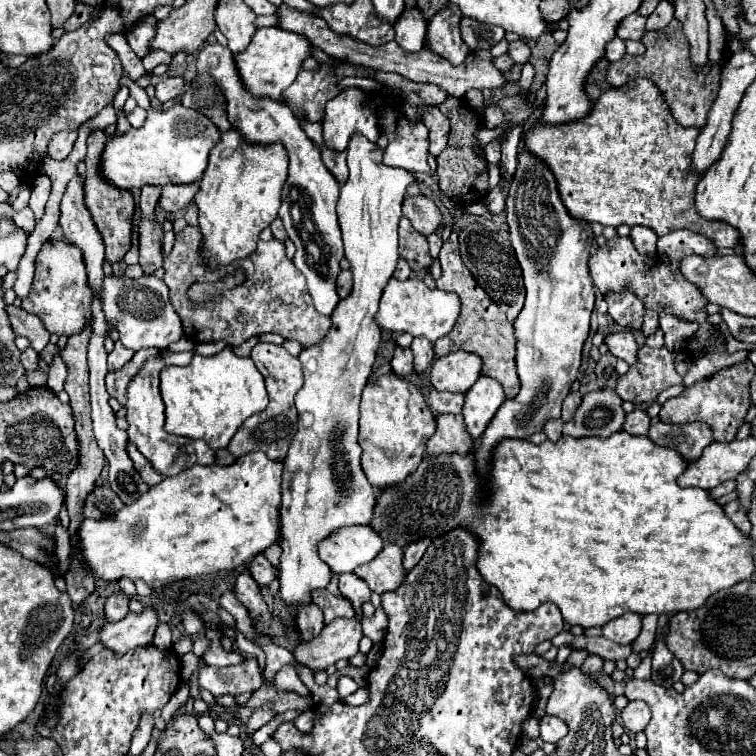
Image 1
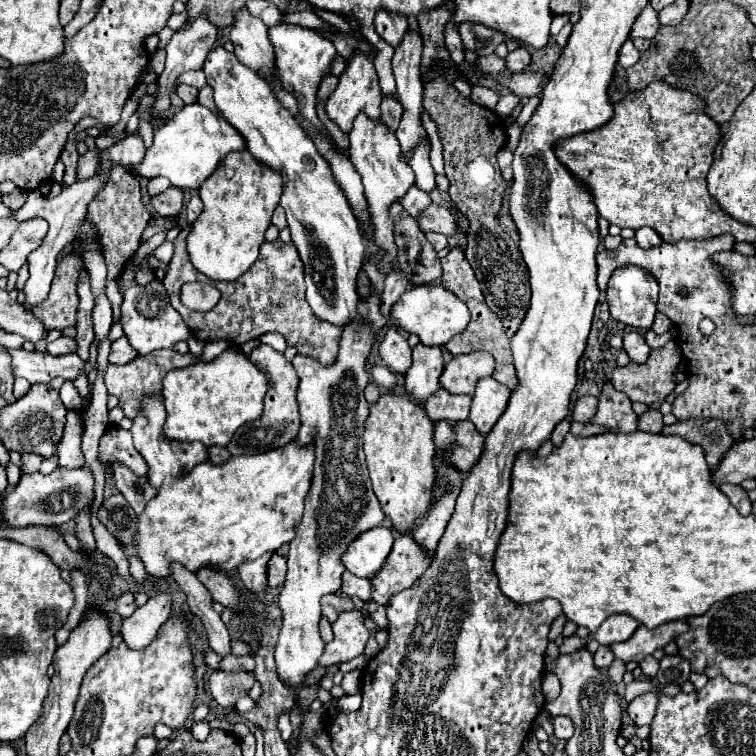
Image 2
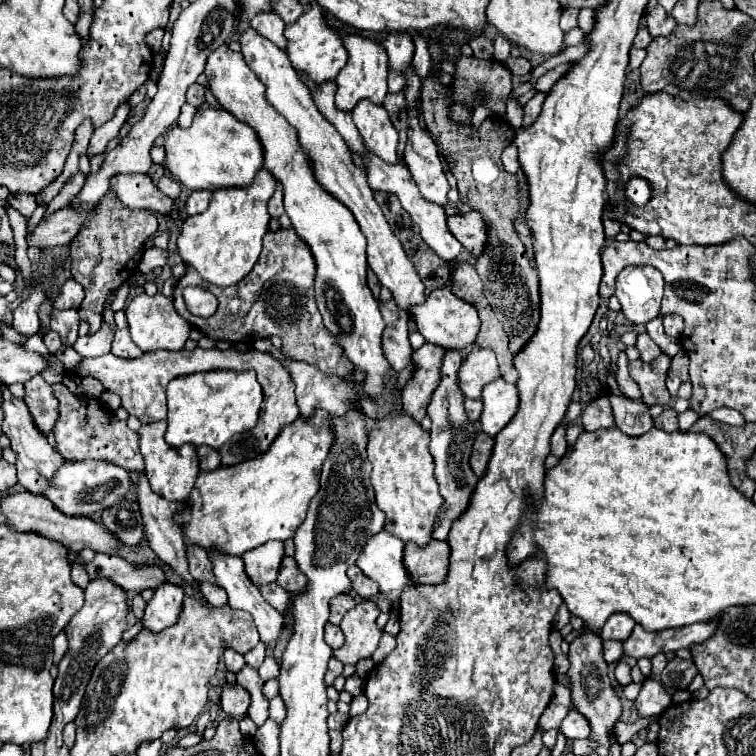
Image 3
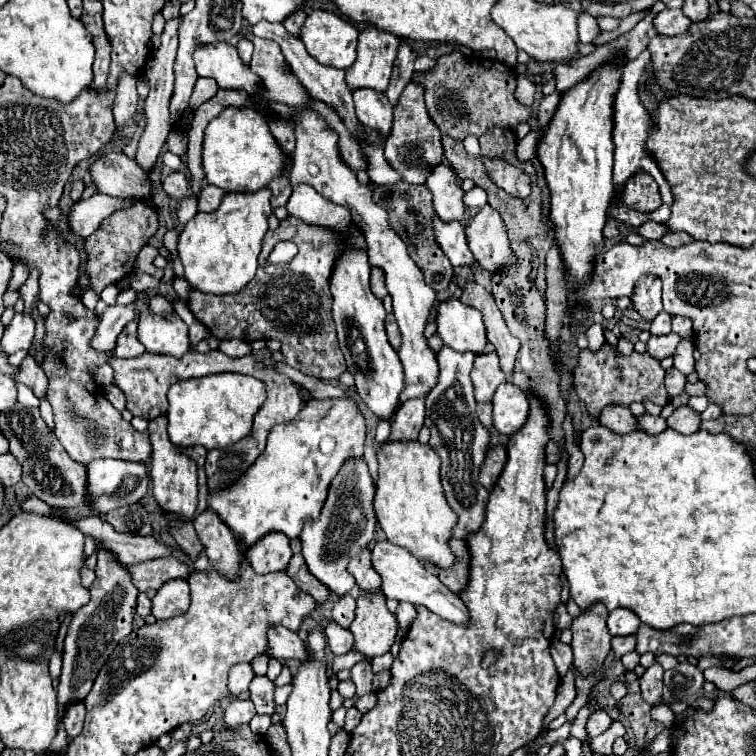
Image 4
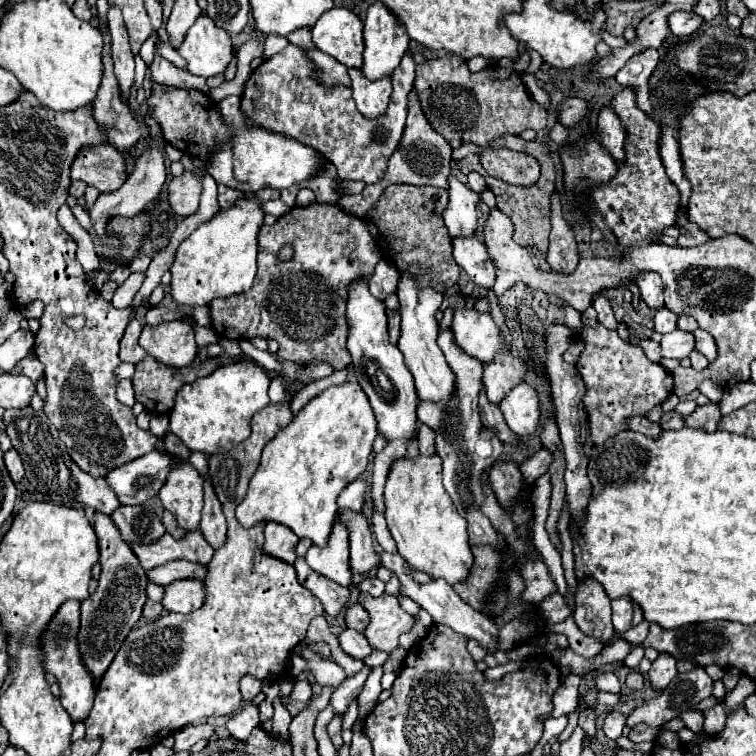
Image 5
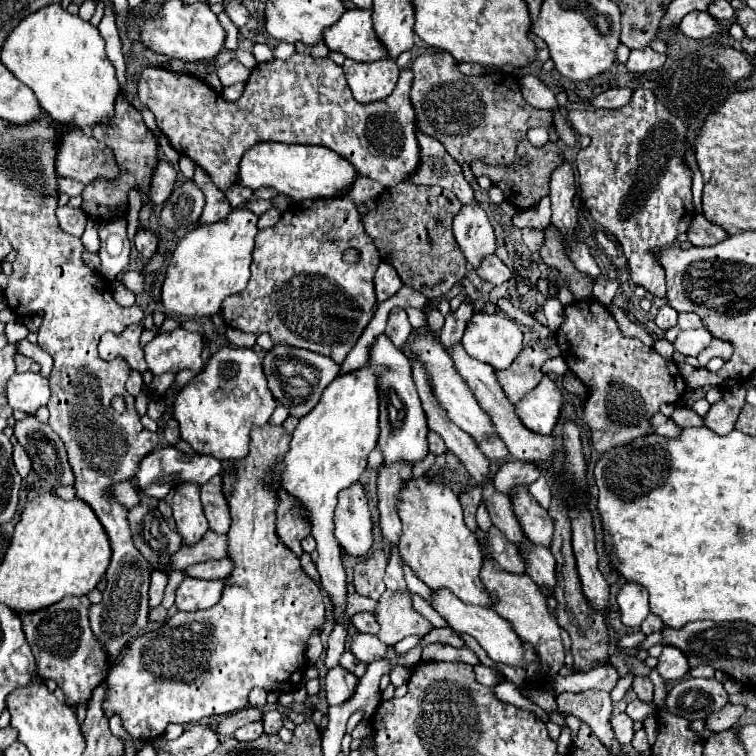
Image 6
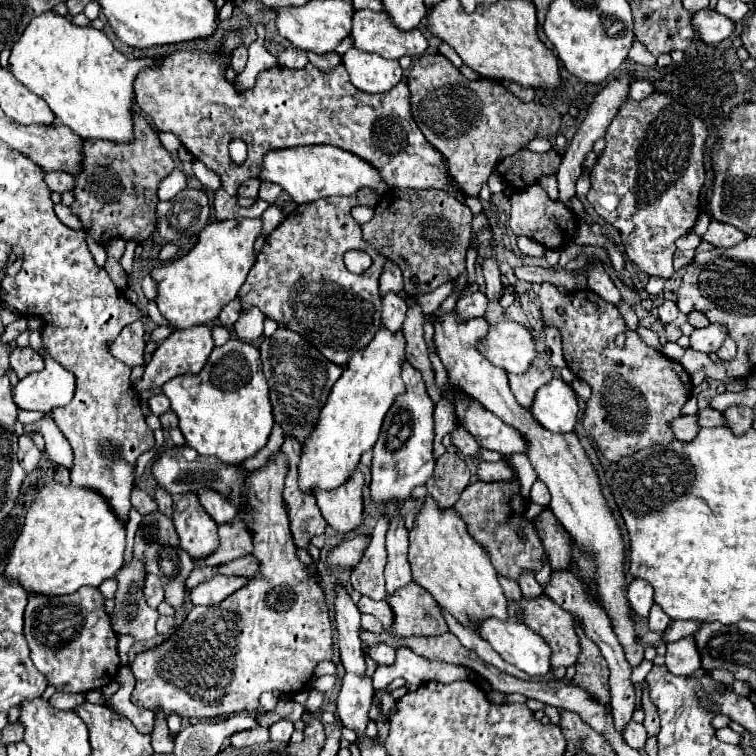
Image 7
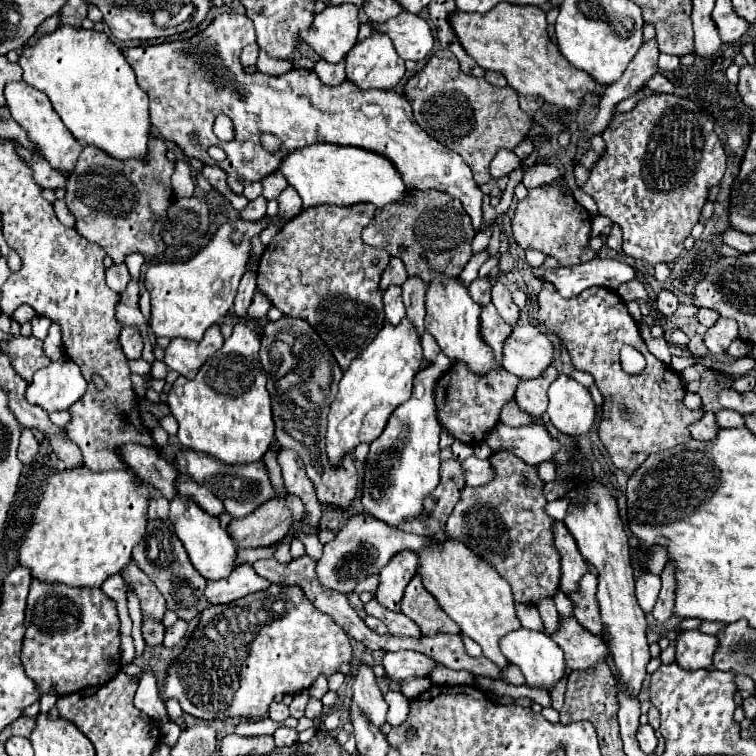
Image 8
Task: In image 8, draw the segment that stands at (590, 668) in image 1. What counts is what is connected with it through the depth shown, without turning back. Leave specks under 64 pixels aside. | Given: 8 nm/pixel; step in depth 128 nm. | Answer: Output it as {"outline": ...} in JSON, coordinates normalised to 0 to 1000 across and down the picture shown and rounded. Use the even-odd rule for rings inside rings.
{"outline":[[[889,743],[881,746],[878,757],[873,759],[876,765],[876,780],[873,780],[873,788],[870,788],[870,796],[862,807],[862,815],[870,820],[870,823],[881,823],[889,810],[892,810],[892,780],[894,780],[894,772],[892,772],[892,757],[894,757],[894,749]]]}

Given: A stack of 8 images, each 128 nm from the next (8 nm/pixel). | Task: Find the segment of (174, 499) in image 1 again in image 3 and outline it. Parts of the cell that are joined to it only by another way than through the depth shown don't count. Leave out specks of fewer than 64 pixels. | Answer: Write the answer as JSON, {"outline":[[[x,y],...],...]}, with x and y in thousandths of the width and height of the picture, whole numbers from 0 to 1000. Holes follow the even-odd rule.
{"outline":[[[415,542],[410,556],[397,550],[386,561],[378,561],[365,582],[357,587],[354,598],[339,603],[336,608],[320,611],[304,619],[286,619],[280,624],[265,624],[257,640],[257,651],[251,651],[254,675],[243,680],[233,680],[230,688],[243,693],[243,717],[262,720],[270,728],[291,728],[310,735],[320,735],[328,728],[347,722],[354,714],[381,714],[389,709],[392,698],[405,685],[405,675],[410,661],[423,648],[423,624],[426,614],[437,601],[437,593],[444,585],[442,574],[442,550],[431,542]]]}

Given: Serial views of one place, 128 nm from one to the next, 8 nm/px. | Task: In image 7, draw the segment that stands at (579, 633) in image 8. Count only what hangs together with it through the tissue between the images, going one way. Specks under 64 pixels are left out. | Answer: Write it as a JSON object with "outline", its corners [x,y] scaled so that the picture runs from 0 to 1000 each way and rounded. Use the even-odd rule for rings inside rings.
{"outline":[[[725,788],[717,794],[690,794],[693,825],[725,847],[733,868],[730,881],[762,881],[767,865],[767,847],[759,831],[759,817],[733,799]]]}

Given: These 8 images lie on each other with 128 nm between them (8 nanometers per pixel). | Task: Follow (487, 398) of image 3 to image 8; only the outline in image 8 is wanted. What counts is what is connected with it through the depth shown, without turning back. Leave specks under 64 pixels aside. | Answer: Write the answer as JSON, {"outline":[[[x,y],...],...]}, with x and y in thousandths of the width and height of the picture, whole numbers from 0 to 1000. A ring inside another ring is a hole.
{"outline":[[[741,495],[725,516],[725,553],[746,574],[765,579],[780,571],[788,558],[788,534],[775,511],[759,500]]]}

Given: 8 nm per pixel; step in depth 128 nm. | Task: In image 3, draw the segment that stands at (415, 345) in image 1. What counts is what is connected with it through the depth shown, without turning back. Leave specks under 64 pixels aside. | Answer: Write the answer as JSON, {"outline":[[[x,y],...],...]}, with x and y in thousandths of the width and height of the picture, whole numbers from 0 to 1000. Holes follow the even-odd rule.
{"outline":[[[561,455],[548,463],[545,476],[550,479],[550,497],[532,519],[532,548],[556,558],[563,550],[563,534],[569,534],[569,524],[574,511],[582,503],[582,479],[587,471],[587,460],[577,455]]]}

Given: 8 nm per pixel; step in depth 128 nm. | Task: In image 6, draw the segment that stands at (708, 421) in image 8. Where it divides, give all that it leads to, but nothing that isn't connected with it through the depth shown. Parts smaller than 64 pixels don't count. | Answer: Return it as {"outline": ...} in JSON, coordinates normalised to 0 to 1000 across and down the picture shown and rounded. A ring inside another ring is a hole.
{"outline":[[[870,548],[870,550],[865,550],[862,561],[865,561],[865,569],[868,569],[870,574],[881,577],[881,579],[894,579],[894,577],[899,577],[899,574],[902,574],[902,563],[892,561],[892,556],[881,553],[878,548]]]}

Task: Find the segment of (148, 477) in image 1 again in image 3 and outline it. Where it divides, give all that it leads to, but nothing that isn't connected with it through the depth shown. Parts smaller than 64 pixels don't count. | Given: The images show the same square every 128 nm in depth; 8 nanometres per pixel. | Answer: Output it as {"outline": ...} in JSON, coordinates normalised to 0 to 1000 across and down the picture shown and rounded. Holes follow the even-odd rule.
{"outline":[[[69,508],[71,524],[79,532],[79,550],[71,561],[74,574],[74,595],[87,608],[143,608],[153,611],[156,616],[167,616],[172,624],[188,624],[190,622],[190,603],[183,593],[183,571],[172,569],[167,558],[159,558],[151,545],[140,542],[127,526],[108,526],[93,519],[90,511]]]}

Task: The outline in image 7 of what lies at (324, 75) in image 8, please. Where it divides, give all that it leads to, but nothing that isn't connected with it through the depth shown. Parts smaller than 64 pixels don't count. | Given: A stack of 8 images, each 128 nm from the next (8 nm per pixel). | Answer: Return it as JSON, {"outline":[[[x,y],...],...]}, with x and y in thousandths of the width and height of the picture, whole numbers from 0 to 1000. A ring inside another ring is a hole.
{"outline":[[[407,69],[407,79],[423,93],[423,95],[439,95],[442,90],[447,90],[452,85],[452,77],[444,69],[434,69],[431,74],[421,74]]]}

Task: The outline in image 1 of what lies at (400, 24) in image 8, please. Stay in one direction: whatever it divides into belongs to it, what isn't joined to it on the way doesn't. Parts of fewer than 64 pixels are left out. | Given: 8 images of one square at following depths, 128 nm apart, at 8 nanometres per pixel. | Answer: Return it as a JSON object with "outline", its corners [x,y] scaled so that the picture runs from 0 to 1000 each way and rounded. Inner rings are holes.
{"outline":[[[344,37],[336,45],[333,58],[320,71],[312,71],[310,79],[315,85],[320,108],[333,124],[339,127],[349,124],[360,127],[362,132],[376,132],[373,122],[392,106],[402,79],[410,77],[410,71],[413,71],[413,58],[410,53],[405,53],[405,48],[373,37]]]}

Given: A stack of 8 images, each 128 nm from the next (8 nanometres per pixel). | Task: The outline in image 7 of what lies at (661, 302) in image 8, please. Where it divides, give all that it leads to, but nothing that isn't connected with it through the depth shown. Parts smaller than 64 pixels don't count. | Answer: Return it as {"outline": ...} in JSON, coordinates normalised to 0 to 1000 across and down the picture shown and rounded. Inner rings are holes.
{"outline":[[[889,397],[876,399],[876,402],[870,405],[870,418],[873,418],[876,429],[886,429],[886,426],[897,418],[897,405],[894,405],[894,399],[889,399]]]}

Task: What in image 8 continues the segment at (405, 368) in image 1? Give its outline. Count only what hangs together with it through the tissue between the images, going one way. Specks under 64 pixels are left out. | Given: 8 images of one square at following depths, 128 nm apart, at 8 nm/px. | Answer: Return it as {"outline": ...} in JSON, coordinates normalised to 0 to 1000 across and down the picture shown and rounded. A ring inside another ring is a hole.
{"outline":[[[516,378],[508,386],[508,413],[511,413],[511,423],[516,429],[526,429],[534,418],[534,402],[532,402],[532,381],[529,378]]]}

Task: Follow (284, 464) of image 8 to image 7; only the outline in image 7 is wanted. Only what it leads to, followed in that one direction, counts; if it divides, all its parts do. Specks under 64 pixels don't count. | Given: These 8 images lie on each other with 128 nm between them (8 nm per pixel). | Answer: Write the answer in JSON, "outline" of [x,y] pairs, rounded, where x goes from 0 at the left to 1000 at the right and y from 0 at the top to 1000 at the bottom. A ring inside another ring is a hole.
{"outline":[[[378,577],[373,587],[373,601],[381,606],[381,627],[376,640],[376,664],[384,675],[384,698],[389,709],[389,720],[394,725],[405,725],[413,709],[426,706],[431,698],[431,688],[418,669],[413,651],[399,651],[394,643],[394,611],[399,603],[399,590],[389,577]]]}

